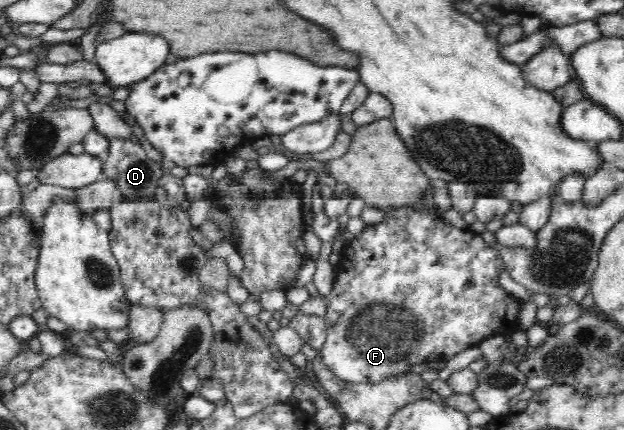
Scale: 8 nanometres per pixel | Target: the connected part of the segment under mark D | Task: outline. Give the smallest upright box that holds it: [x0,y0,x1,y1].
[97,138,165,202]

